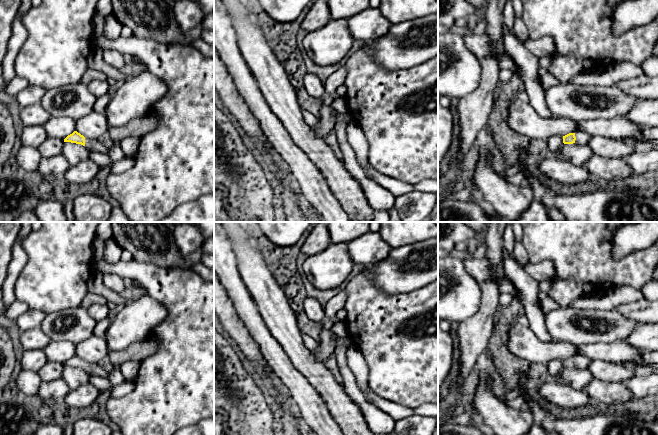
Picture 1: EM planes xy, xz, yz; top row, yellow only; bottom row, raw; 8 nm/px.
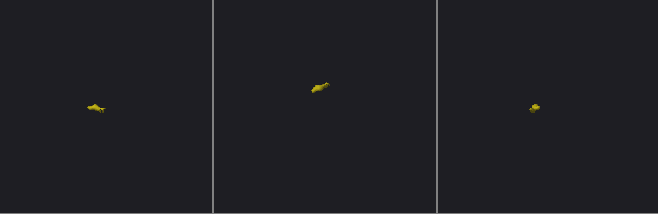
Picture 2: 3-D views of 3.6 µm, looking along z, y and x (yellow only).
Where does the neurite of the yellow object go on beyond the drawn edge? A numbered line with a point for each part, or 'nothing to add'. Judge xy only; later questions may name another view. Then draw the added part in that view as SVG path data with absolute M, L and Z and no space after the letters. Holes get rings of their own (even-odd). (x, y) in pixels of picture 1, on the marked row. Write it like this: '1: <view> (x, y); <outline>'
1: xy (93, 145); M85 138L85 147L90 151L96 151L100 153L108 153L108 149L102 145L98 140L89 140Z

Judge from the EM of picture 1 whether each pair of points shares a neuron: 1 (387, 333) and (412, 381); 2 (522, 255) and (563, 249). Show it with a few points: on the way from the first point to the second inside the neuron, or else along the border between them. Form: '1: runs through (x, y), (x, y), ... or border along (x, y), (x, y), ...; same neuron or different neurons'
1: runs through (396, 345), (412, 361), (412, 369); same neuron
2: border along (521, 240), (527, 253), (529, 264); different neurons

